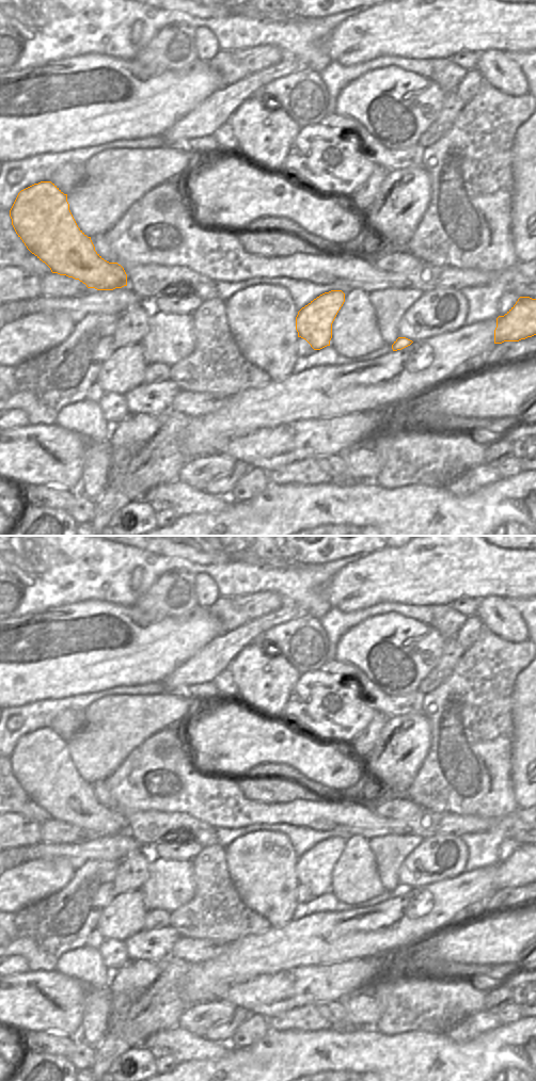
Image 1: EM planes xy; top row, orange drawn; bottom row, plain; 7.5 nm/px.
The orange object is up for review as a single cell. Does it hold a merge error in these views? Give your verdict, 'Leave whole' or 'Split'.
Leave whole.

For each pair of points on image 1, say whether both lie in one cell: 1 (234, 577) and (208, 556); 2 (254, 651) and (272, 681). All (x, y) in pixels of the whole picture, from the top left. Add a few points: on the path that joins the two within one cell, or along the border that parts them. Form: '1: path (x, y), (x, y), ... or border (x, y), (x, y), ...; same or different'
1: border (192, 561), (203, 565), (229, 561), (242, 563); different
2: path (254, 658), (254, 663), (265, 673); same

